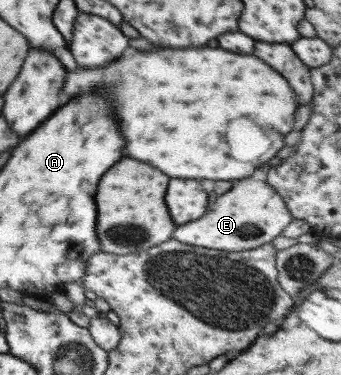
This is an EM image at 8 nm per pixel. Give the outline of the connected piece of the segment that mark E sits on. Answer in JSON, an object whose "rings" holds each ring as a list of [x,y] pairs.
{"rings":[[[245,178],[233,182],[230,190],[217,196],[205,210],[205,216],[191,220],[189,224],[177,226],[173,230],[173,238],[181,244],[200,248],[225,252],[249,251],[259,248],[262,244],[271,243],[292,219],[282,198],[275,194],[266,182]]]}

